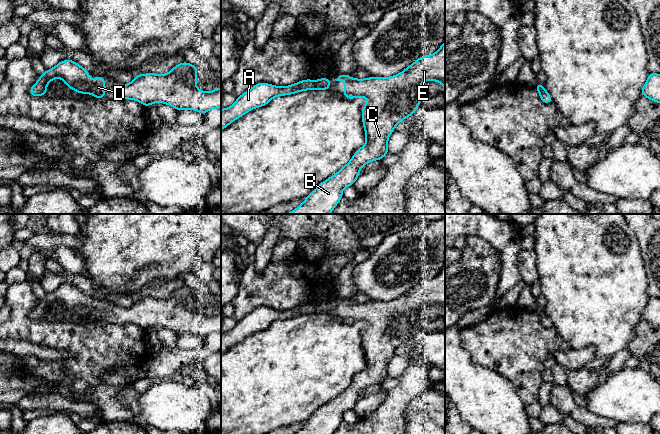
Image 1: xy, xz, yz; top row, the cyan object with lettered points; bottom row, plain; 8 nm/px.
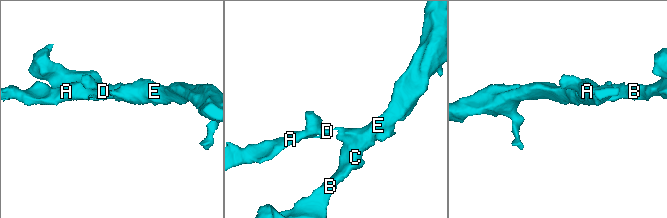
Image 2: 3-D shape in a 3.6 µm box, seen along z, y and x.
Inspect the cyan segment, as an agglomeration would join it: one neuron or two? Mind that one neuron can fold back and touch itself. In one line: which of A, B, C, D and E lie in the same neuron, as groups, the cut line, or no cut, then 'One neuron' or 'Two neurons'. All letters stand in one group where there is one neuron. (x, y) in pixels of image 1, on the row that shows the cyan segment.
Groups: A B C D E. No split. One neuron

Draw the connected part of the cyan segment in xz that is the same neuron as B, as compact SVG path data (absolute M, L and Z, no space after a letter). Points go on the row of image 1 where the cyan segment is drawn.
M445 40L437 52L419 57L404 71L392 77L355 79L349 75L340 75L335 80L345 82L343 96L347 99L357 97L369 99L368 103L362 107L362 122L366 135L366 144L357 149L352 159L336 174L314 188L298 208L286 214L330 214L343 198L343 189L354 185L360 175L359 170L371 161L382 160L389 153L388 138L395 130L395 126L413 115L421 102L419 93L421 84L426 80L437 81L444 85L443 89L445 91Z

